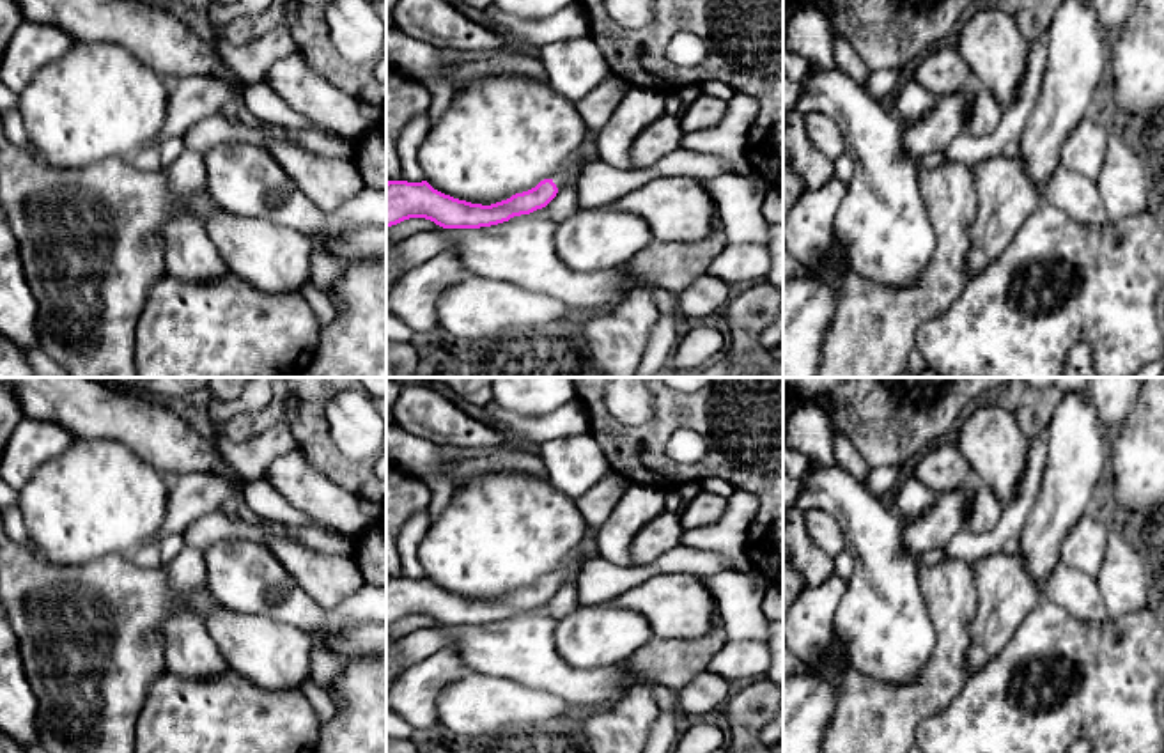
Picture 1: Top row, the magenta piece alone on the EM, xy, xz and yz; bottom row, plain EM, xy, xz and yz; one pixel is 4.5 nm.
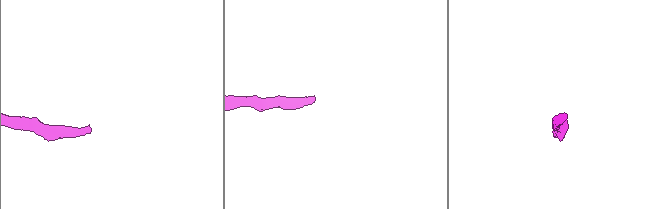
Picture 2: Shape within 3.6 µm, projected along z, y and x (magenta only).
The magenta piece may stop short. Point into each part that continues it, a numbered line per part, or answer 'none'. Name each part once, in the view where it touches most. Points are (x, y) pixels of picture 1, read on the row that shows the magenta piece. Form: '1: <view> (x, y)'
1: xz (560, 179)

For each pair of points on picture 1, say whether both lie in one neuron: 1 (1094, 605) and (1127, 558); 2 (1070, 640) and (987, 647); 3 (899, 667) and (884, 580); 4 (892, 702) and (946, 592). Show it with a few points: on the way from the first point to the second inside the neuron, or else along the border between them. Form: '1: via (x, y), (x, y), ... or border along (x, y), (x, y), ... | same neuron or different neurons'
1: border along (1095, 580), (1109, 617) | different neurons
2: border along (1030, 612), (1008, 644), (975, 674) | different neurons
3: via (893, 645), (888, 635), (888, 601) | same neuron
4: via (923, 688), (948, 663), (948, 624) | same neuron

